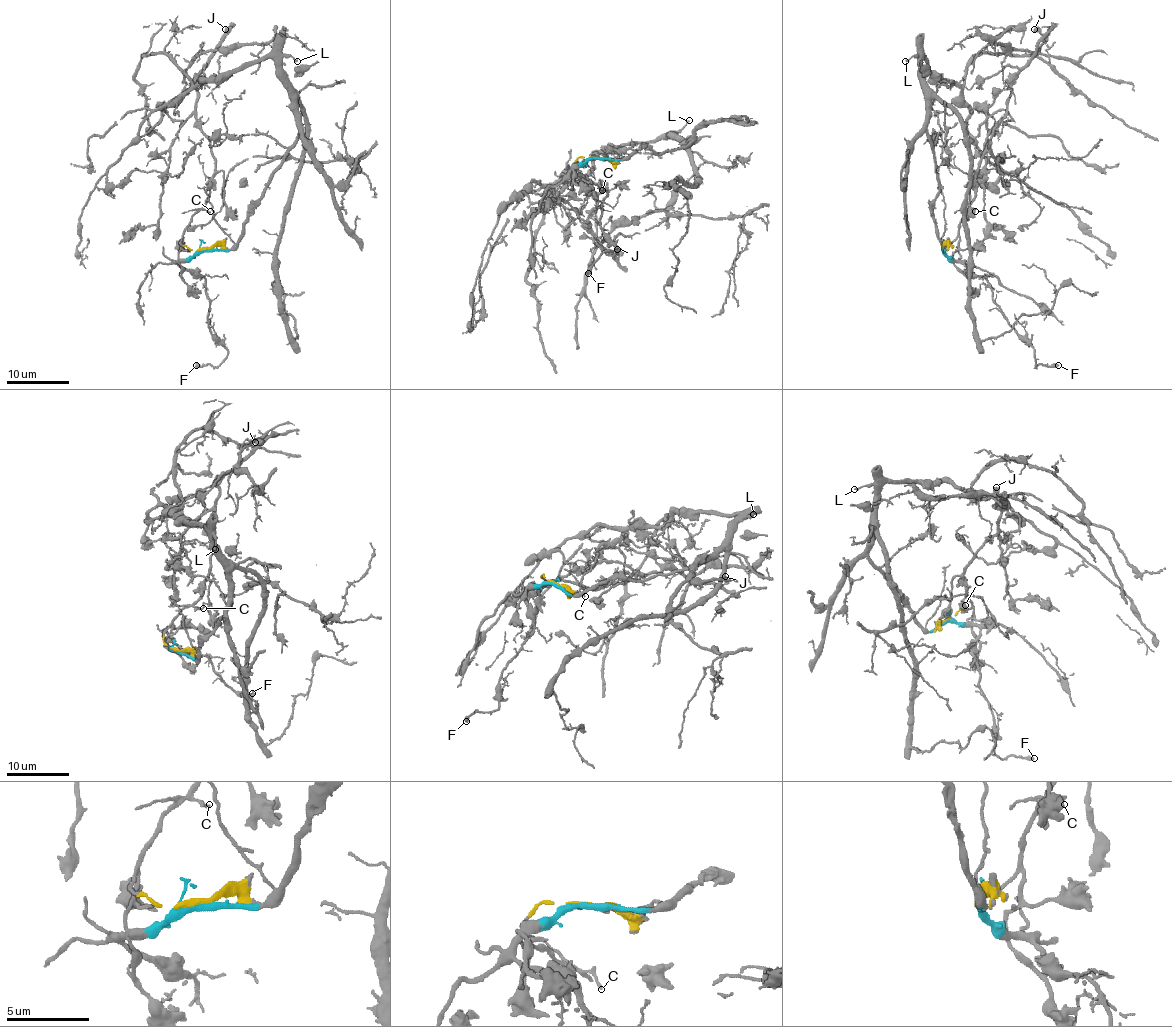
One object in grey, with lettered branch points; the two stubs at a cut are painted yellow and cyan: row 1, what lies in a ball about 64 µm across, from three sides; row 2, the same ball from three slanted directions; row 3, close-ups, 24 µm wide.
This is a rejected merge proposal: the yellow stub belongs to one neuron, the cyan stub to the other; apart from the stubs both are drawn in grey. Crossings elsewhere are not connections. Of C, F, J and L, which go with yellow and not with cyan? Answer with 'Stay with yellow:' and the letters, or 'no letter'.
Stay with yellow: C, J

